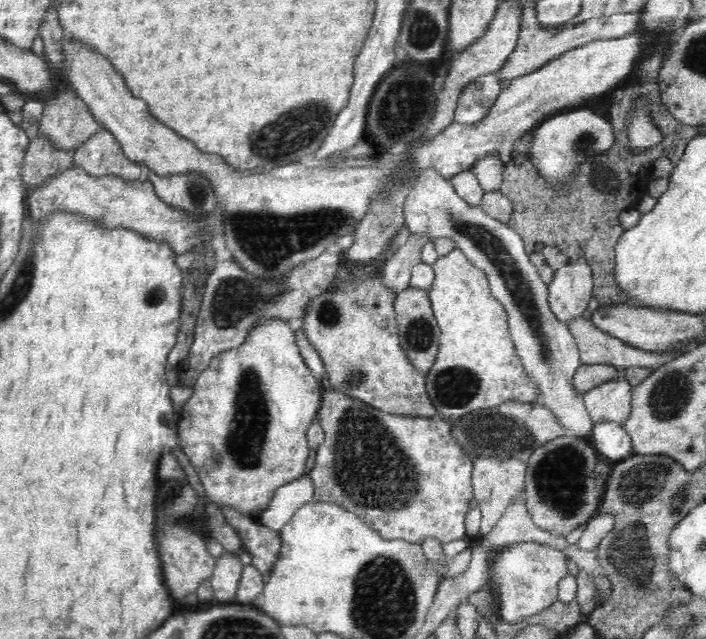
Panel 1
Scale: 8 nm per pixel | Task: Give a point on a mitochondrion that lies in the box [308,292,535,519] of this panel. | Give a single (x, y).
(370, 467)

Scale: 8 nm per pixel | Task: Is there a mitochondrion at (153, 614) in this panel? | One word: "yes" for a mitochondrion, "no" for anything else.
no

